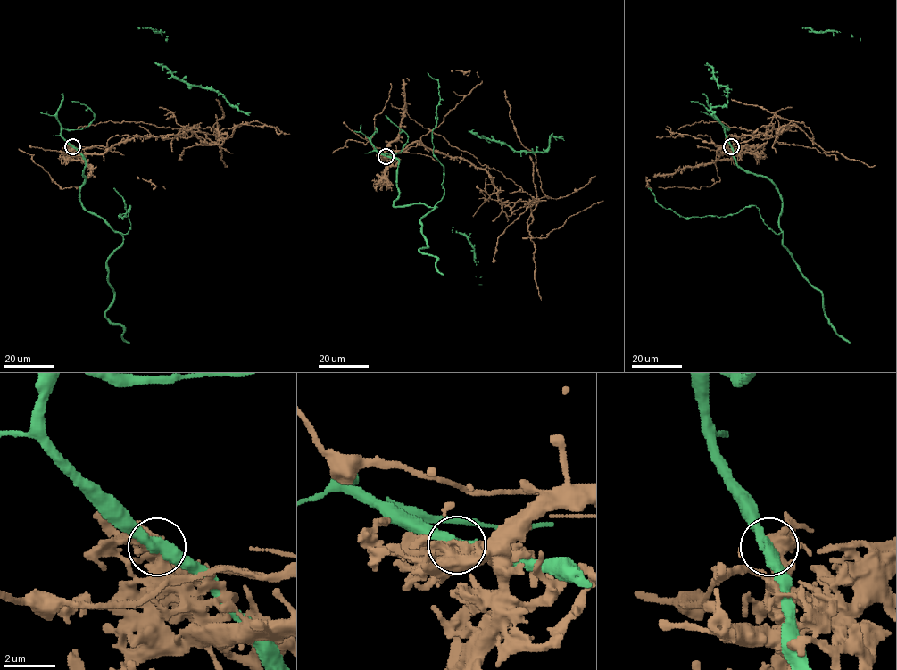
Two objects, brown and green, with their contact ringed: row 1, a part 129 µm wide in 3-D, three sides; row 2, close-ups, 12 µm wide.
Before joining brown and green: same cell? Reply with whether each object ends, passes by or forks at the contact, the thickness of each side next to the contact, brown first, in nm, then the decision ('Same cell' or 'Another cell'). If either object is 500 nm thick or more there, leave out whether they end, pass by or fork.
At the ring brown forks. At the ring green passes by. Thickness 420 nm (brown) against 400 nm. Another cell

